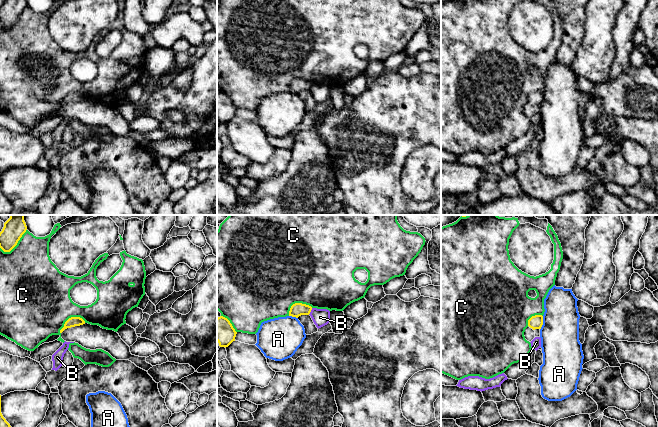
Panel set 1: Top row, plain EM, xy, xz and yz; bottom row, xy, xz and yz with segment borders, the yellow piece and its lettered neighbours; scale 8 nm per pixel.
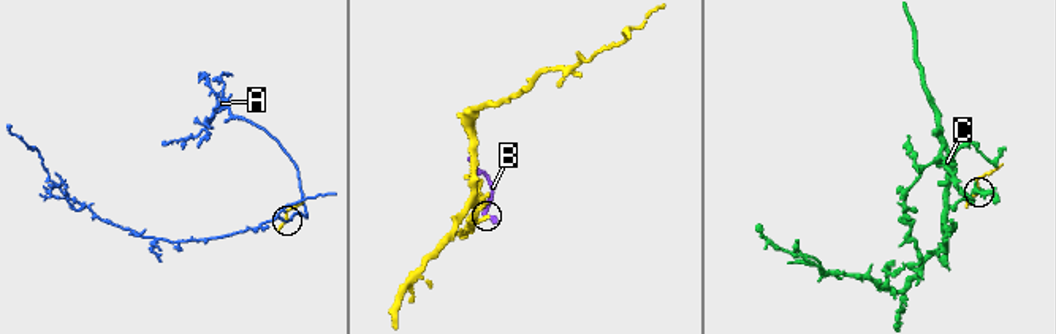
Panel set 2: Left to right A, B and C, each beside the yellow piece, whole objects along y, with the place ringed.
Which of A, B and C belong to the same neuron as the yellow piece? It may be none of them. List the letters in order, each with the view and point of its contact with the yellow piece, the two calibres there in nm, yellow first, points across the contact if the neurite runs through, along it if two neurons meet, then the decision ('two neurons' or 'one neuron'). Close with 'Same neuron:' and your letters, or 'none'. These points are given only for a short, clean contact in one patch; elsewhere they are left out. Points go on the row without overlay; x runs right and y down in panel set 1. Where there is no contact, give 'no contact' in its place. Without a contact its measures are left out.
A: yz (542, 99) | 110/320 nm | two neurons
B: xz (310, 87) | 110/140 nm | along xz (312, 84), (308, 90) | two neurons
C: xy (69, 94) | 80/480 nm | two neurons
Same neuron: none

